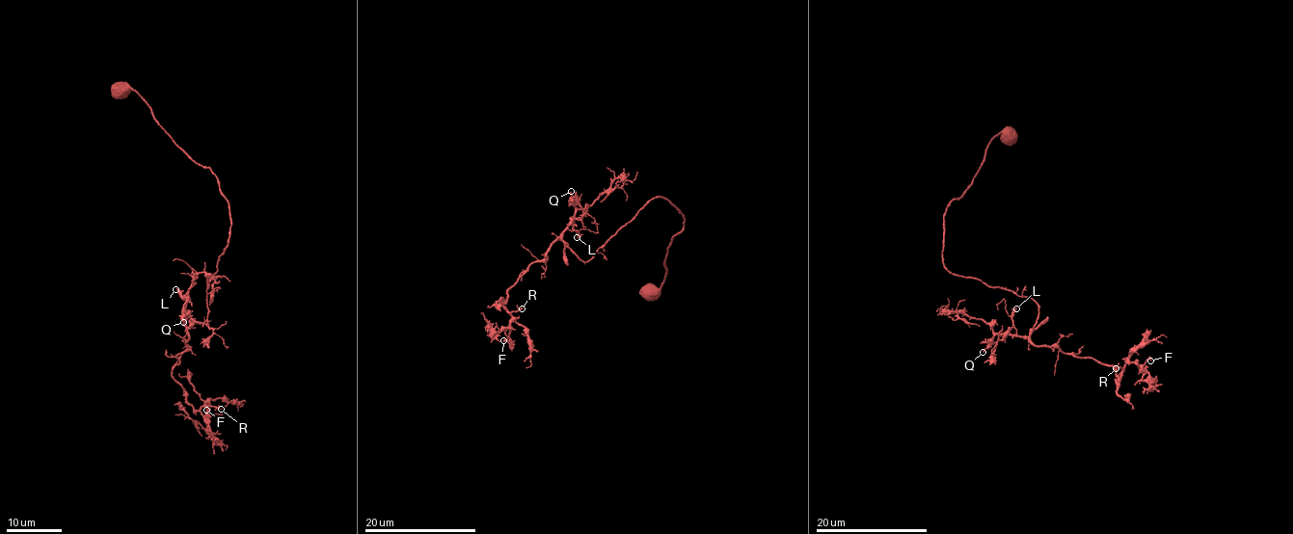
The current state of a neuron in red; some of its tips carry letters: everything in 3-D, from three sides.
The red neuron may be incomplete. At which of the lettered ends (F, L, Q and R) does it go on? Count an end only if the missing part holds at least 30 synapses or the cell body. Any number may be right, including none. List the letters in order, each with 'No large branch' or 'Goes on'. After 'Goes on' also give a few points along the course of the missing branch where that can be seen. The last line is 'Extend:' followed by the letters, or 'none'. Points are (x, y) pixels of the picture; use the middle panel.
F: No large branch
L: No large branch
Q: No large branch
R: No large branch
Extend: none

